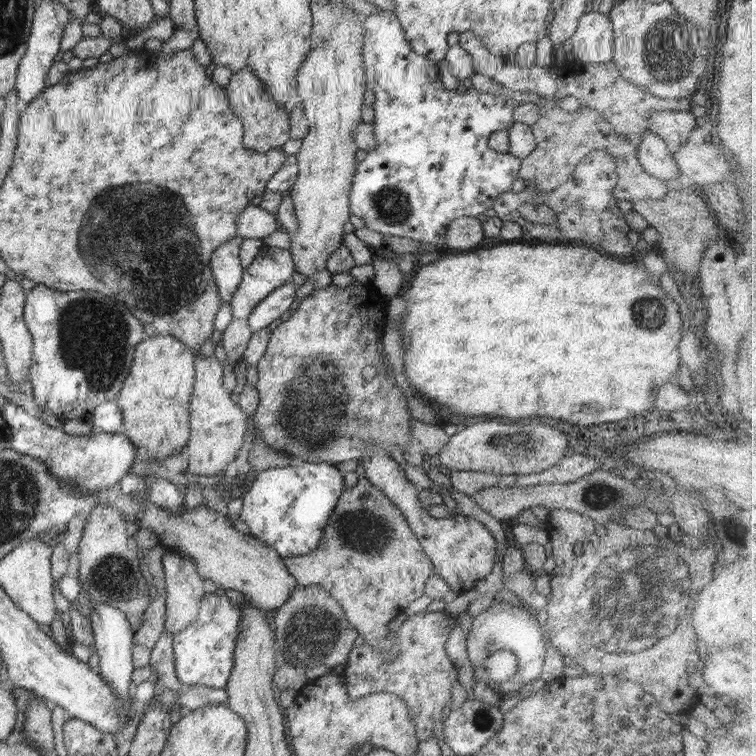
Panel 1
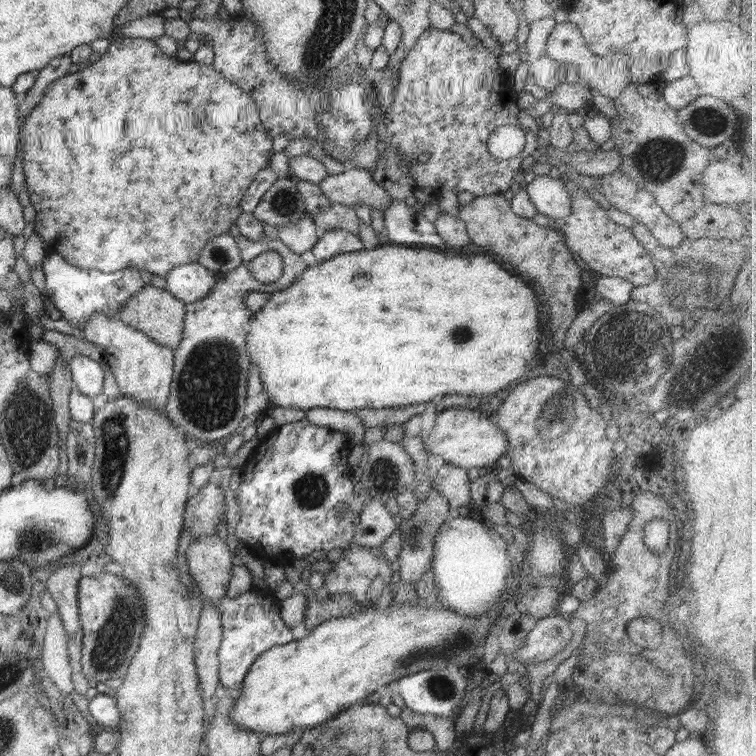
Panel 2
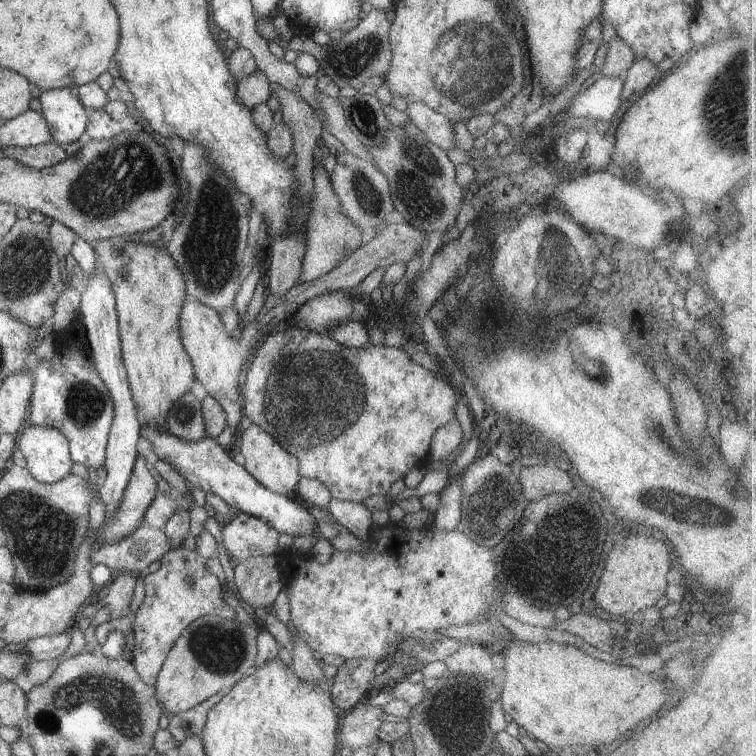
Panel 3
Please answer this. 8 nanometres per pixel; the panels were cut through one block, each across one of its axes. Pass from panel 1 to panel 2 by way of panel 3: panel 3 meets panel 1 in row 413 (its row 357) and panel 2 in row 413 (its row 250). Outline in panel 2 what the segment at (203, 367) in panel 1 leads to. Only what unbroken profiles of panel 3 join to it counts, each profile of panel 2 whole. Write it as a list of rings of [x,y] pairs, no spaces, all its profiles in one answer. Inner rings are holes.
[[[425,403],[401,406],[396,408],[361,408],[353,411],[362,421],[366,429],[372,427],[384,427],[387,424],[403,424],[416,414],[422,414],[426,407]]]

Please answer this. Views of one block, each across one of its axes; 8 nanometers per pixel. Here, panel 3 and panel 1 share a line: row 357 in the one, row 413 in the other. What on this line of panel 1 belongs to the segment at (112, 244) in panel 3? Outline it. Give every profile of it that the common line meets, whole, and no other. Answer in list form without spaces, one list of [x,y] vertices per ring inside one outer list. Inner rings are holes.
[[[159,333],[148,336],[136,345],[130,376],[124,380],[124,386],[118,393],[116,404],[121,408],[125,431],[124,435],[140,450],[148,452],[150,462],[163,461],[178,454],[187,446],[190,430],[190,399],[196,380],[196,355],[182,341],[173,336]]]

